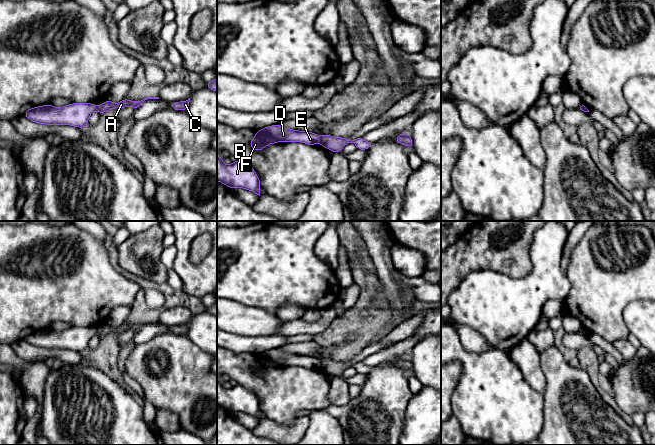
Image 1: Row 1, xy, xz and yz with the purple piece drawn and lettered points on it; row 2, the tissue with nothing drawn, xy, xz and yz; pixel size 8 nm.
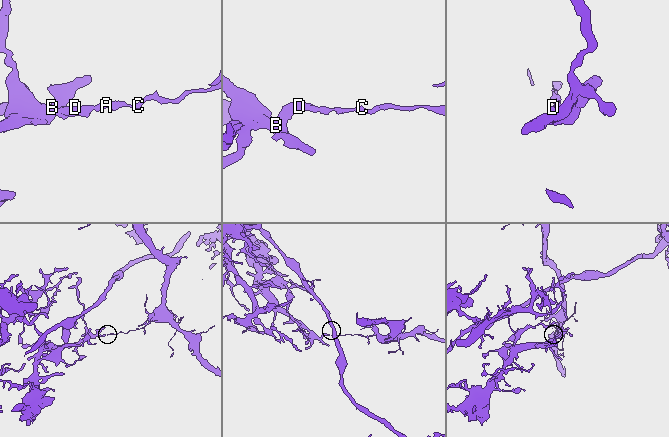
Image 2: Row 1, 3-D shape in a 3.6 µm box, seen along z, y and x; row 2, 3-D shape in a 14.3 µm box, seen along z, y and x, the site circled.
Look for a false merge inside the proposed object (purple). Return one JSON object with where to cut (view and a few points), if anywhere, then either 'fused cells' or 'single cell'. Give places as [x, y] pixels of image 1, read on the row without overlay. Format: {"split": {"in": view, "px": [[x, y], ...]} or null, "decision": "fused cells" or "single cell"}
{"split": {"in": "xz", "px": [[321, 360], [319, 366]]}, "decision": "fused cells"}

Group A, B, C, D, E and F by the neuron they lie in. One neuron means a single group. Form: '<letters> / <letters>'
A C / B D E F

